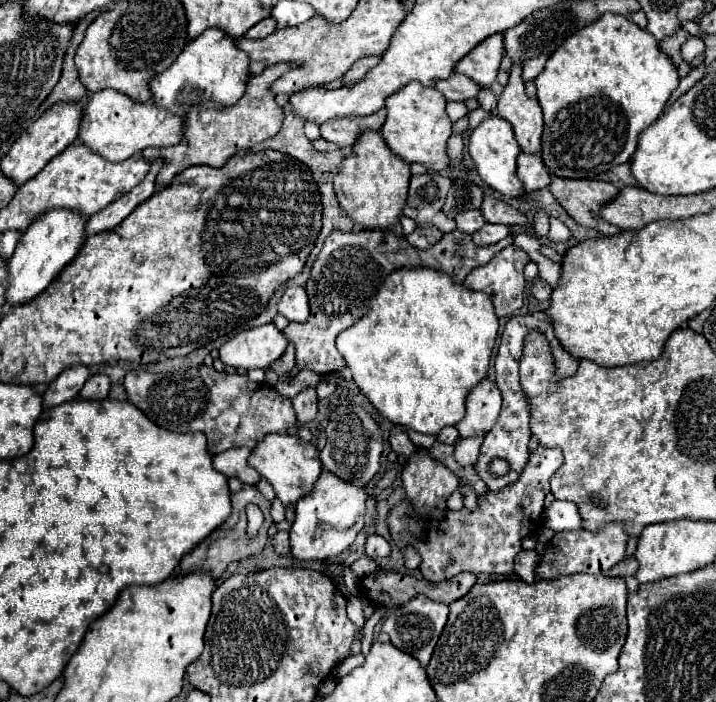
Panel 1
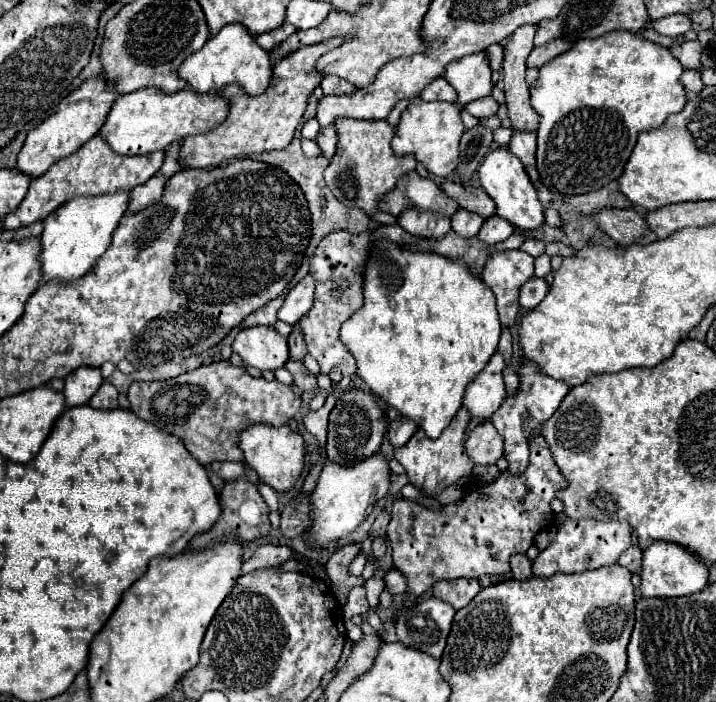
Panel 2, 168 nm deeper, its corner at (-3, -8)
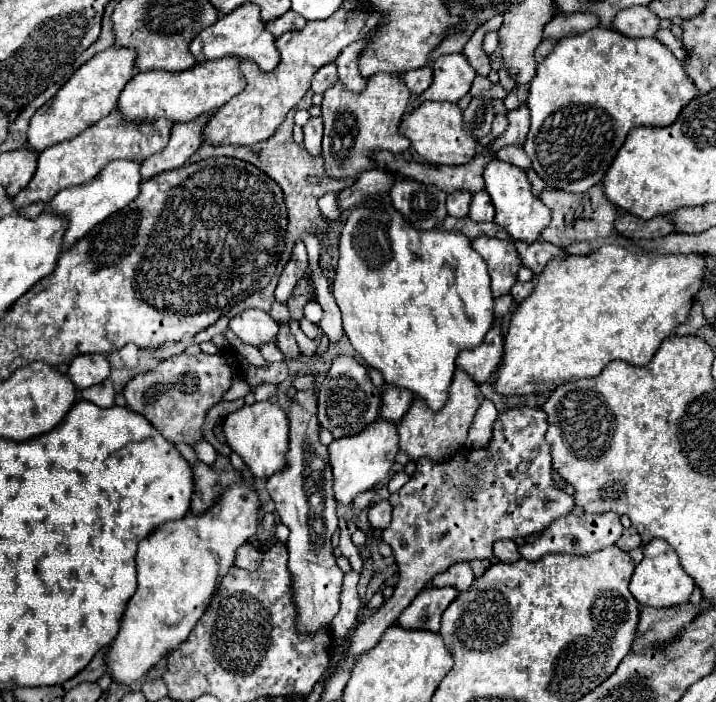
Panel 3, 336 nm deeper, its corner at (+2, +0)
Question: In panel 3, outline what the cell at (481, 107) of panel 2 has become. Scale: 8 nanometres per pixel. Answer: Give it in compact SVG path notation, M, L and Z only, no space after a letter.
M477 76L471 84L471 96L487 96L487 98L505 98L507 90L501 84L493 84L489 78Z

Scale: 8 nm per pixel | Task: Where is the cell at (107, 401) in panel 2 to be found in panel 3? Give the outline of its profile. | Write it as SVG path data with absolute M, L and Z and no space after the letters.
M103 380L103 384L95 384L91 388L85 388L81 392L83 400L89 400L93 404L97 404L99 408L111 408L113 406L113 382L111 380Z

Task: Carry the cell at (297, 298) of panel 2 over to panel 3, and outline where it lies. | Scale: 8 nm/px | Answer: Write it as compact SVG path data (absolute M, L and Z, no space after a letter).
M297 240L295 242L295 248L291 252L291 258L289 262L285 264L283 272L281 272L281 278L279 278L279 284L275 288L275 298L277 302L287 302L293 286L299 282L299 278L307 272L307 250L305 250L305 244L303 240Z

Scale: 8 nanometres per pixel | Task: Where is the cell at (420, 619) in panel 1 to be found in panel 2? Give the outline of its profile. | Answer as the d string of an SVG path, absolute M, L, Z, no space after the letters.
M426 598L418 606L408 608L398 616L398 640L408 648L426 652L432 658L440 658L454 612L456 610L450 604L438 598Z

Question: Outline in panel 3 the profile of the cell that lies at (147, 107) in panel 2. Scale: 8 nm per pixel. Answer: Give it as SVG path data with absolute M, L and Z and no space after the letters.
M223 56L223 60L209 60L207 64L195 64L187 72L175 72L175 76L171 76L169 72L137 72L129 80L125 90L121 92L117 108L123 112L125 120L153 122L153 120L163 116L163 118L171 118L173 122L187 122L187 120L193 120L195 116L219 110L233 96L243 92L245 86L247 86L247 82L243 80L243 76L239 72L239 58L237 56Z

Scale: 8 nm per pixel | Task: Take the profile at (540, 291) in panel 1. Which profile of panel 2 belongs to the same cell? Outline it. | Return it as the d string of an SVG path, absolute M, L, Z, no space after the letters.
M530 278L522 288L520 288L520 306L524 308L536 308L542 298L546 296L548 292L548 282L544 278Z

